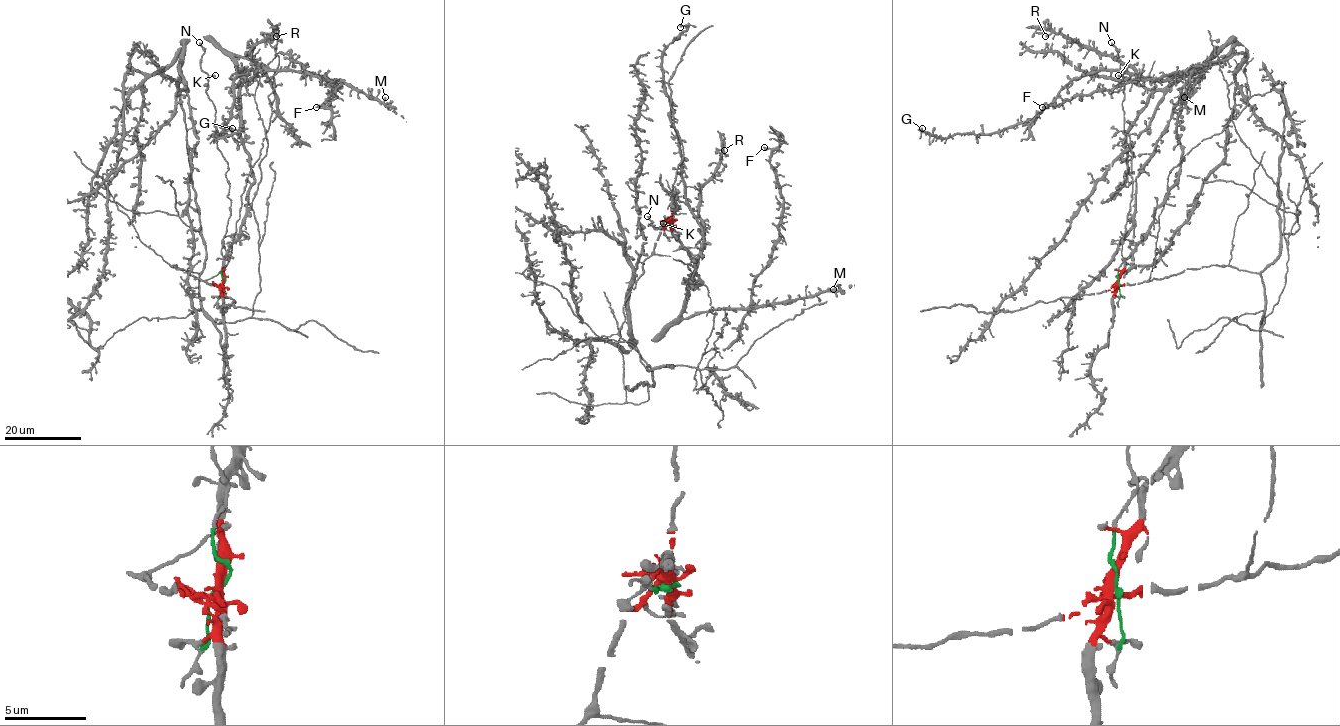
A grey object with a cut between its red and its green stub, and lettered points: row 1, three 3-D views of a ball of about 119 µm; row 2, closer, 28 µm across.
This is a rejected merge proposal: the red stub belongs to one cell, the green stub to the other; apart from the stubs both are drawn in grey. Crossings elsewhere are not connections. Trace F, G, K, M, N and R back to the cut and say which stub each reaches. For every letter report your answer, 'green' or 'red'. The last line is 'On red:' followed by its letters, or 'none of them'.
F: red
G: red
K: green
M: red
N: green
R: red
On red: F, G, M, R

